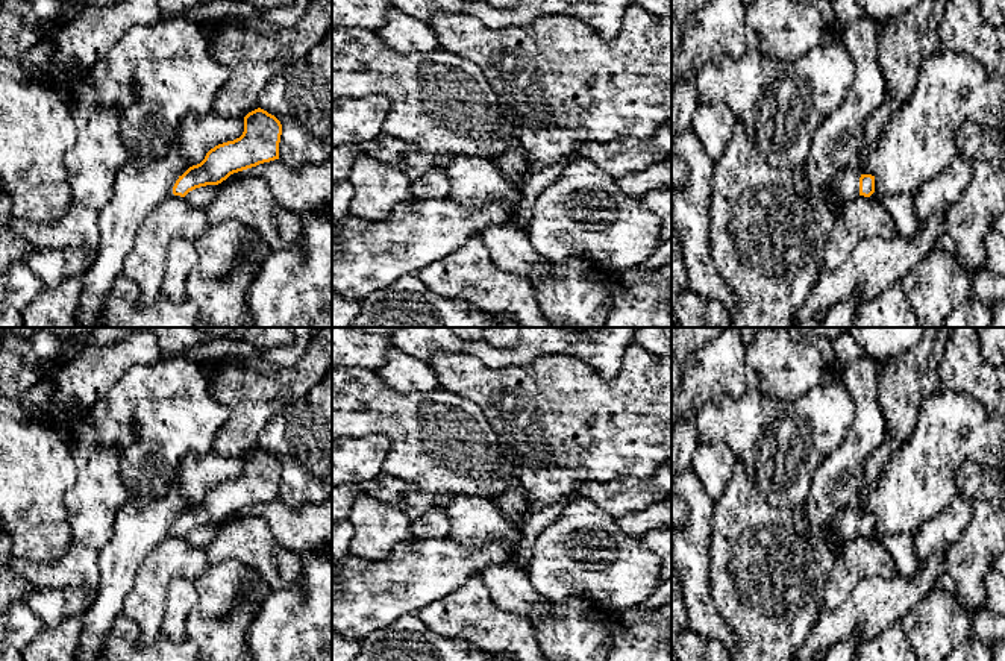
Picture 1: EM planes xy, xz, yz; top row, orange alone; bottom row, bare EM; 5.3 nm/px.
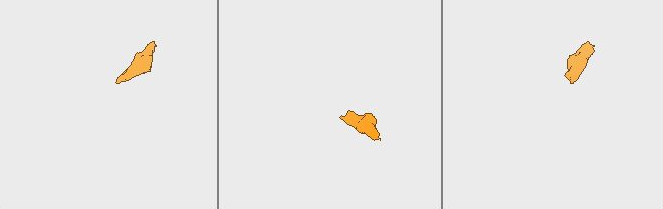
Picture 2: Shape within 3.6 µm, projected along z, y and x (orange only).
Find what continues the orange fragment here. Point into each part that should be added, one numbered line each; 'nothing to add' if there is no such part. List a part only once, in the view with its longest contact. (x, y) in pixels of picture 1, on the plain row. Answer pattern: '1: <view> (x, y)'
1: yz (848, 528)

